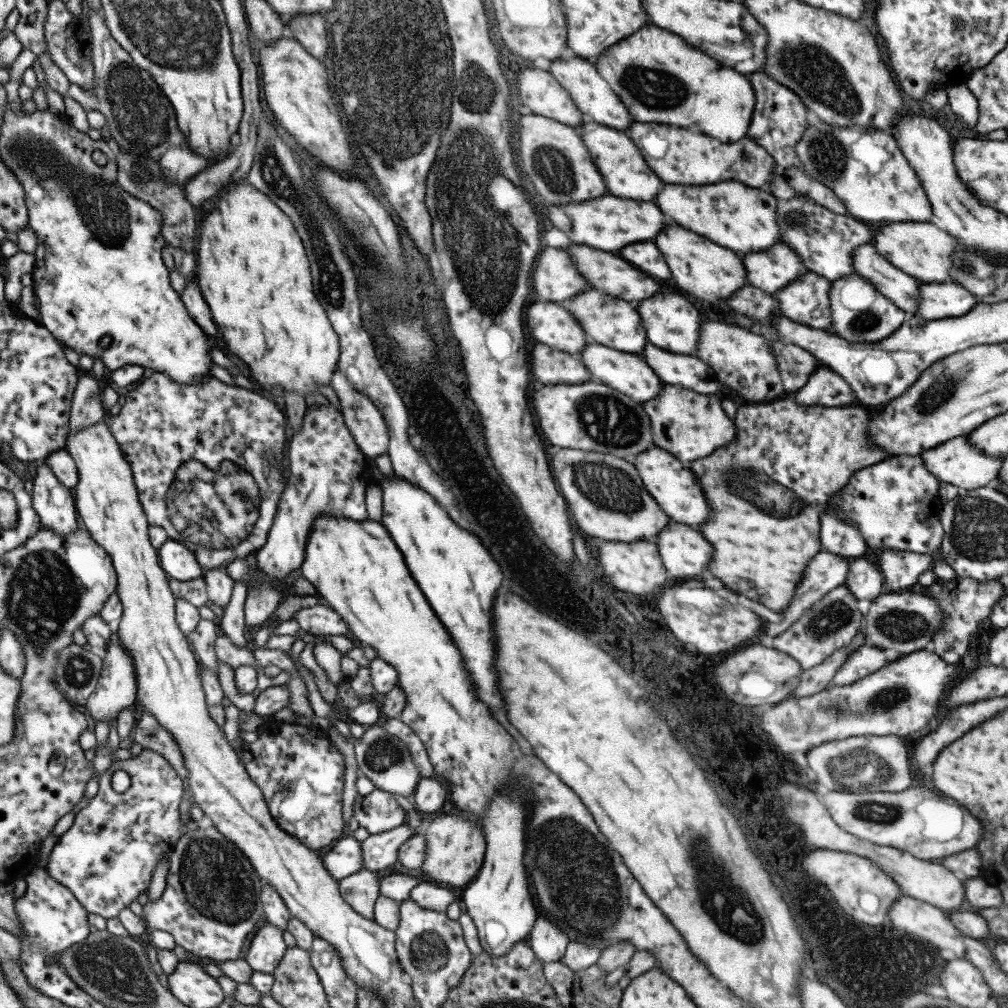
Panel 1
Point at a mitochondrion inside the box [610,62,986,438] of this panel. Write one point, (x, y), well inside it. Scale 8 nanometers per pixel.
(830, 157)

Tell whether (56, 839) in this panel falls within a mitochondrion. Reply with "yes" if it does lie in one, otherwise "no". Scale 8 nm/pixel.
no

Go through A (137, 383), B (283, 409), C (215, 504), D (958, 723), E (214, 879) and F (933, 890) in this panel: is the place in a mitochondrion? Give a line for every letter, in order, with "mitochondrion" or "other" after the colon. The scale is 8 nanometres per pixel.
A: other
B: other
C: mitochondrion
D: other
E: mitochondrion
F: other

